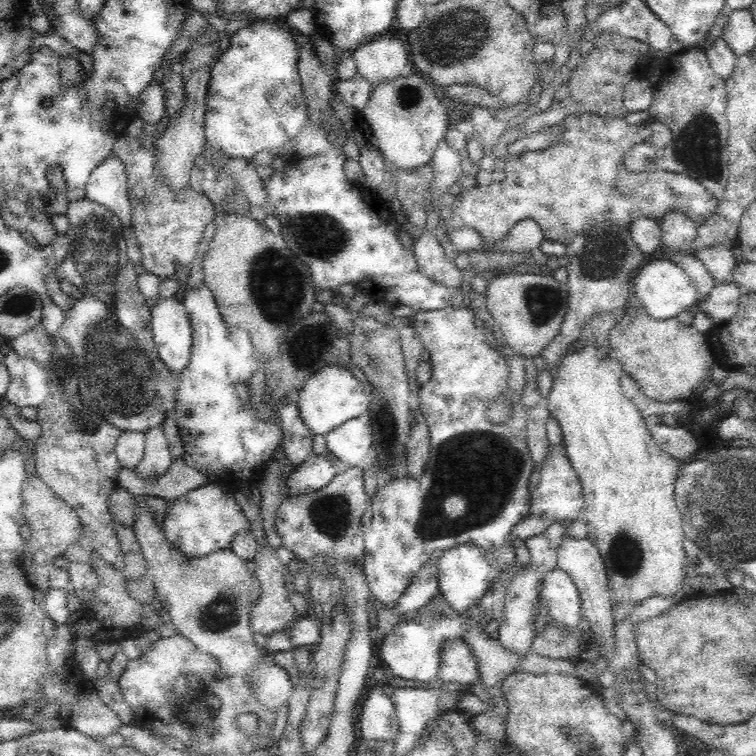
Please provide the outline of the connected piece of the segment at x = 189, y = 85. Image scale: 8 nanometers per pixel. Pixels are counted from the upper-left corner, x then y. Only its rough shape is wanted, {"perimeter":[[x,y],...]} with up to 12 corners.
{"perimeter":[[211,25],[181,55],[184,109],[156,135],[171,188],[189,186],[205,152],[212,66],[221,54]]}

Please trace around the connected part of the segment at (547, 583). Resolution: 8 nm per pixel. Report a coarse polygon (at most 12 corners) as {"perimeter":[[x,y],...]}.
{"perimeter":[[550,570],[539,603],[550,622],[574,627],[581,620],[578,588],[568,573]]}

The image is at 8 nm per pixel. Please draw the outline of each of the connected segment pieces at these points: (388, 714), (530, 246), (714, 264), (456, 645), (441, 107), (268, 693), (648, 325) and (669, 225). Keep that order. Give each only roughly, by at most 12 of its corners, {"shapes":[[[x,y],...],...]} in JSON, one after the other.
{"shapes":[[[372,690],[357,717],[366,740],[393,740],[396,706]],[[528,218],[516,222],[497,242],[500,252],[530,253],[546,240]],[[732,245],[701,247],[694,255],[716,282],[733,282],[740,257]],[[460,638],[442,646],[437,678],[464,691],[479,681],[472,649]],[[408,70],[357,113],[392,167],[430,163],[448,102]],[[142,498],[131,528],[177,633],[249,672],[278,713],[293,683],[258,657],[253,574],[231,547],[194,562]],[[625,308],[610,357],[658,402],[698,394],[715,365],[703,333]],[[676,211],[661,227],[661,246],[684,252],[693,244],[698,225]]]}

